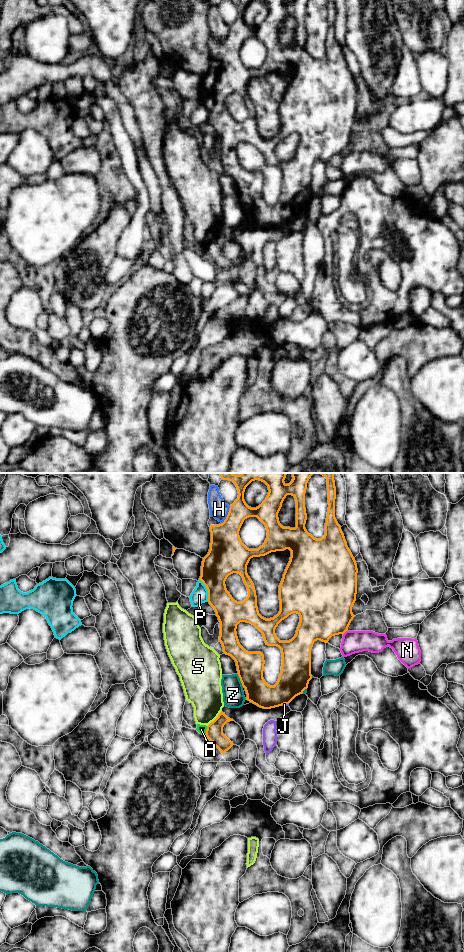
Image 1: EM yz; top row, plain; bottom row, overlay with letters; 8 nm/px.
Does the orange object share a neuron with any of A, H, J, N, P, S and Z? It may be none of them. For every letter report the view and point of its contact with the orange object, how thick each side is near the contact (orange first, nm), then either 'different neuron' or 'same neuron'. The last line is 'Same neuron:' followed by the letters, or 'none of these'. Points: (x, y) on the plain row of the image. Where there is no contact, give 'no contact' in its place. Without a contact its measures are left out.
A: yz (206, 250) | 140/70 nm | different neuron
H: yz (227, 35) | 260/150 nm | different neuron
J: yz (284, 223) | 240/20 nm | different neuron
N: yz (345, 151) | 440/180 nm | different neuron
P: yz (207, 109) | 260/130 nm | different neuron
S: yz (216, 238) | 140/280 nm | different neuron
Z: yz (240, 200) | 220/180 nm | different neuron
Same neuron: none of these

